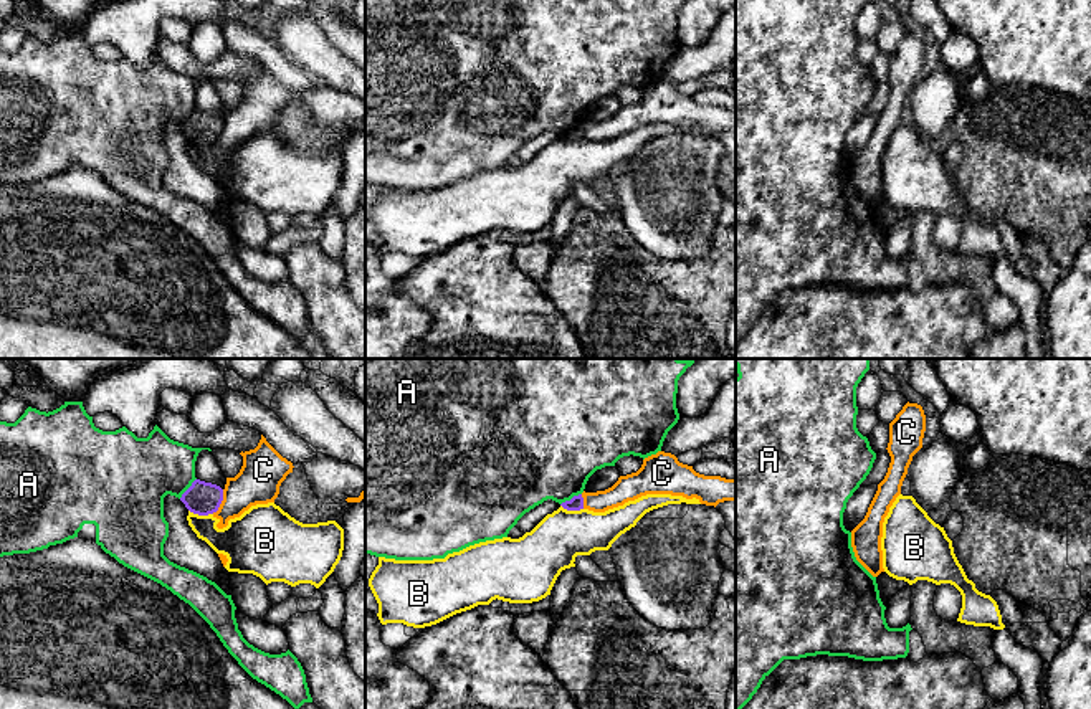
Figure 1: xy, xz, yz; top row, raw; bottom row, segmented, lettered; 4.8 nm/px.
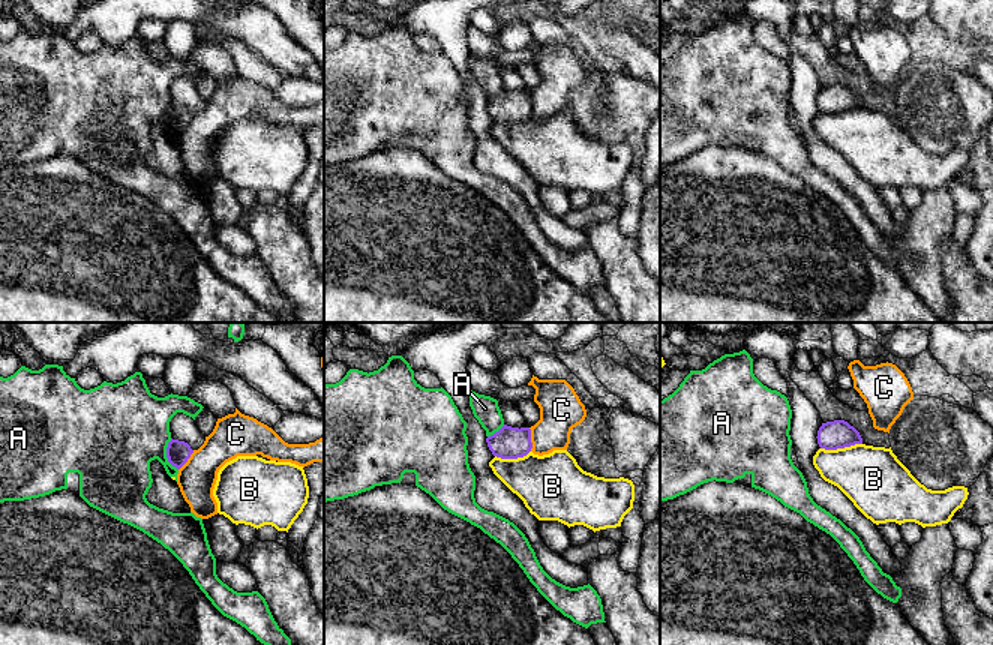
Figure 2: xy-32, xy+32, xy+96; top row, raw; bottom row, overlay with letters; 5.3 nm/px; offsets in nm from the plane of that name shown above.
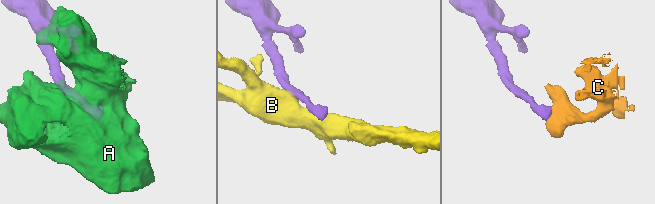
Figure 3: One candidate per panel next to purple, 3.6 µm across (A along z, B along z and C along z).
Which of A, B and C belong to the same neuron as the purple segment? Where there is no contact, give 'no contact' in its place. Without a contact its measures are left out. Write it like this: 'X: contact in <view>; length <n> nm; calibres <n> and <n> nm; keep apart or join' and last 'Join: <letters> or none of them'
A: contact in xz; length 120 nm; calibres 70 and 440 nm; keep apart
B: contact in xy; length 120 nm; calibres 160 and 220 nm; keep apart
C: contact in xy; length 130 nm; calibres 160 and 220 nm; keep apart
Join: none of them

